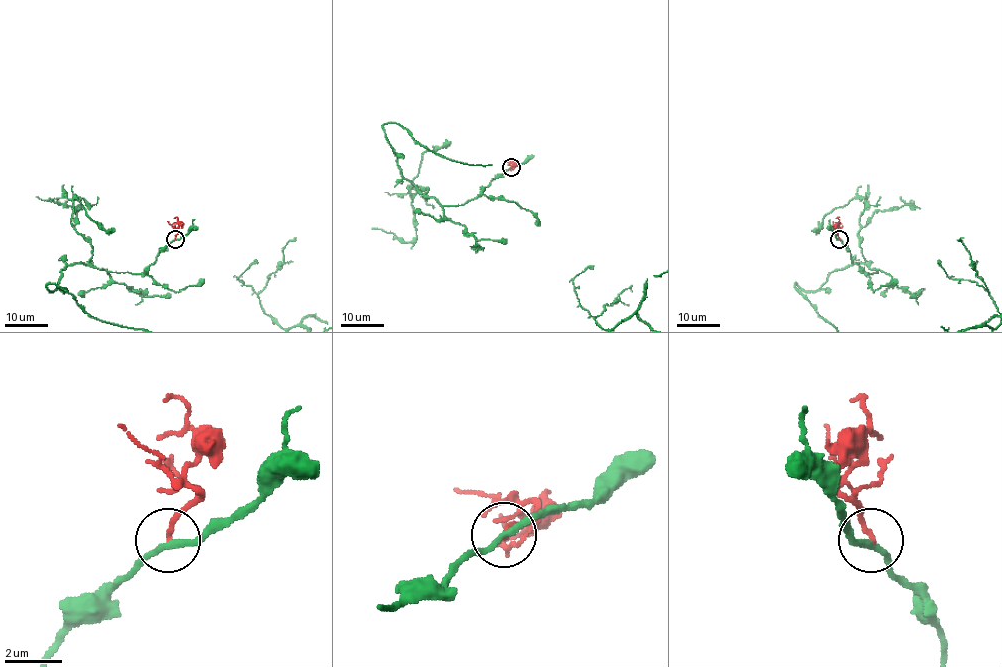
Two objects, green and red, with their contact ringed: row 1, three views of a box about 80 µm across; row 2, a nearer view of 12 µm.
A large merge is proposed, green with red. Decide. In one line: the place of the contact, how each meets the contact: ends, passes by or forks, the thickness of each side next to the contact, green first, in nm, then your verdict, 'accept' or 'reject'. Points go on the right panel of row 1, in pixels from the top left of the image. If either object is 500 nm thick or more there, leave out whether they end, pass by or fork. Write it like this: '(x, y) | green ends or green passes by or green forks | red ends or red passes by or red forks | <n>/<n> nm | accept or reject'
(839, 239) | green passes by | red ends | 200/160 nm | reject

